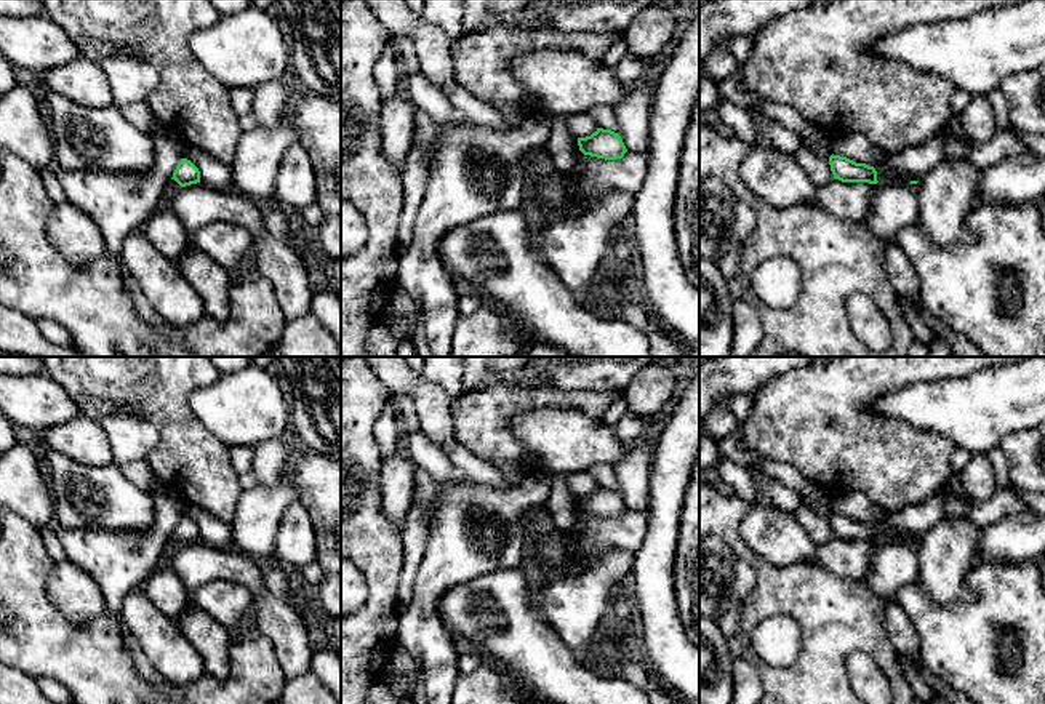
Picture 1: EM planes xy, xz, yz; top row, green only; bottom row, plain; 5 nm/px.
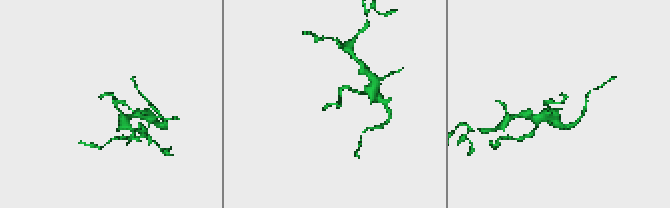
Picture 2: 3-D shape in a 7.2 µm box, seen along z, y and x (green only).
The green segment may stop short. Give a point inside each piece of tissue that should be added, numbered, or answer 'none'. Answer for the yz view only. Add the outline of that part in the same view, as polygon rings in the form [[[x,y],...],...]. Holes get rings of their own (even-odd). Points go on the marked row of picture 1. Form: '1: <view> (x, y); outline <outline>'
none

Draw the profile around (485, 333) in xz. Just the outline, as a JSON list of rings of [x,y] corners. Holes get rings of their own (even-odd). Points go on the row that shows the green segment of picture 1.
[[[485,301],[472,315],[458,318],[451,357],[512,357],[535,342],[515,320]]]

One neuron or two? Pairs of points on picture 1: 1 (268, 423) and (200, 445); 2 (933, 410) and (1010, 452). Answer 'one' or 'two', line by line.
1: two
2: two

